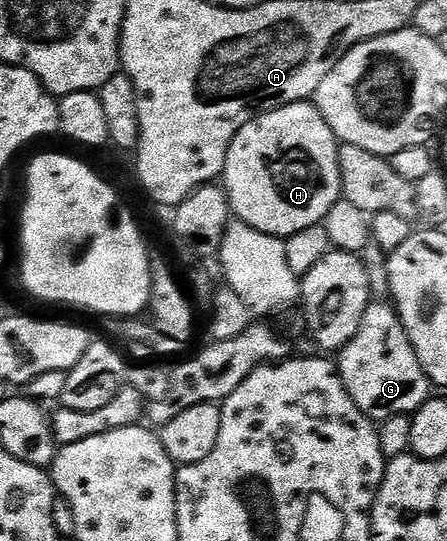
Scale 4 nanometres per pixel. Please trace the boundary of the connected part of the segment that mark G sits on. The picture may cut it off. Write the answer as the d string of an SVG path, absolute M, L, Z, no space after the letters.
M385 300L370 301L355 336L339 352L339 373L351 400L374 420L400 414L412 416L431 397L431 383L419 364L405 325Z

